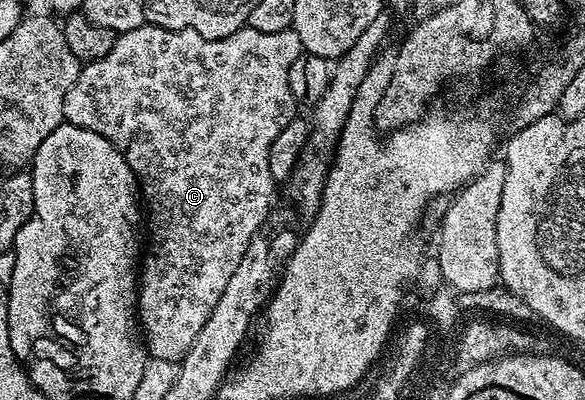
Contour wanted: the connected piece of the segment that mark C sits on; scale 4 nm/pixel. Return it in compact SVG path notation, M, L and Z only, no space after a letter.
M144 24L118 35L113 48L101 56L101 60L86 63L80 69L73 88L69 88L65 96L64 119L75 126L89 128L89 132L97 132L97 136L105 136L105 140L109 140L109 144L121 152L125 164L129 164L139 184L141 202L145 207L145 253L139 270L137 322L151 358L176 364L183 361L193 348L193 340L197 340L197 332L205 328L205 320L209 320L213 308L217 308L221 292L225 292L237 264L241 264L241 256L245 256L245 248L249 248L249 242L272 213L271 201L275 198L277 184L269 172L269 144L273 144L281 128L285 128L285 124L296 117L297 103L293 92L289 92L289 68L293 68L293 60L297 60L297 56L302 53L304 49L301 40L291 28L281 32L259 32L244 28L224 38L209 40L192 30L166 30Z

